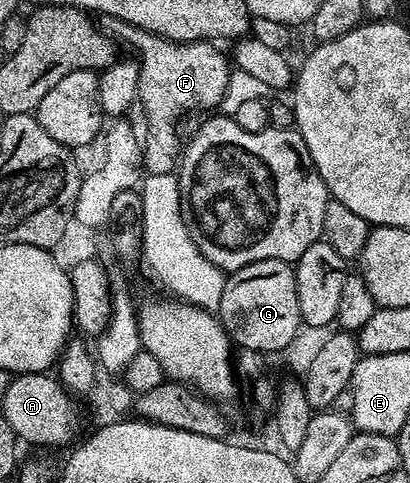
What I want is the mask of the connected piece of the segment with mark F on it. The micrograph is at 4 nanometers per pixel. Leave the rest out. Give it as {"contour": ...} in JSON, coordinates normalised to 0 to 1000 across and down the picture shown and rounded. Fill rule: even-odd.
{"contour":[[[244,33],[241,58],[249,68],[278,85],[307,81],[307,85],[334,97],[339,116],[339,180],[334,182],[334,205],[341,226],[354,234],[359,255],[359,284],[346,290],[346,348],[361,360],[412,360],[429,352],[437,337],[441,294],[432,288],[427,259],[451,236],[476,226],[529,224],[546,211],[551,184],[559,178],[561,155],[568,149],[556,116],[549,116],[522,95],[522,87],[507,85],[417,85],[383,68],[359,66],[349,58],[332,58],[290,39],[285,33]]]}

